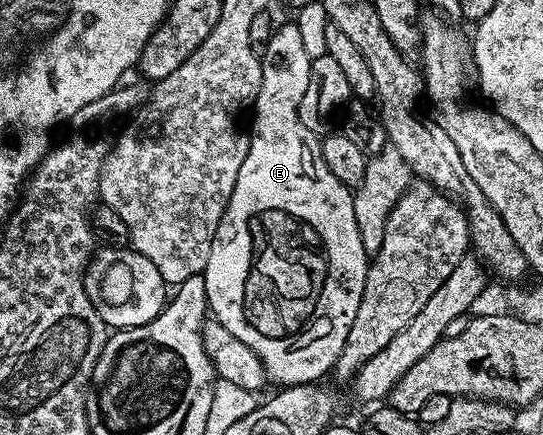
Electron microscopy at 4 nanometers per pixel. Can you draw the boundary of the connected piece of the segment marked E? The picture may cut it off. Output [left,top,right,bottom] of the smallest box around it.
[201,21,369,387]

